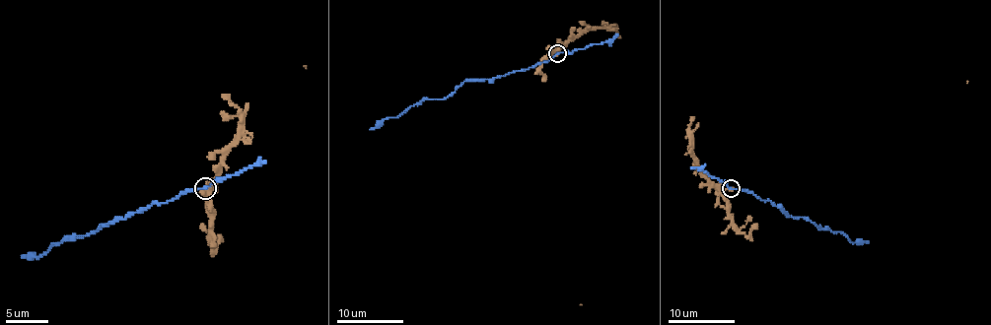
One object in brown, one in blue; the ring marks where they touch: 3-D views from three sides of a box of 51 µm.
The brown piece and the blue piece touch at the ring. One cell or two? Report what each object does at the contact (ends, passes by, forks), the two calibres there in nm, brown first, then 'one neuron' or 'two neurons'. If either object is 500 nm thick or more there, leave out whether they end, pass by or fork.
brown ends; blue passes by; calibres 240 and 140 nm; two neurons

